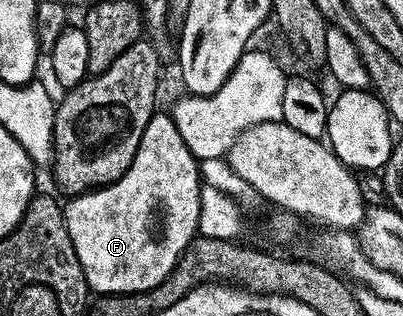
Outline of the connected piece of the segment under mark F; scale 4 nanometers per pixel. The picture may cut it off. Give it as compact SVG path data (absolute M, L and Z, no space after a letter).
M163 111L156 112L155 116L149 119L149 123L141 135L141 143L137 147L137 155L133 155L133 163L125 171L125 175L121 175L121 179L117 179L112 185L105 185L101 189L93 189L86 193L72 196L69 200L71 202L66 202L63 210L65 223L69 231L69 239L73 239L73 251L77 251L77 259L85 271L88 290L95 295L145 292L162 283L173 271L180 255L185 251L186 245L197 236L199 212L201 211L200 188L199 162L195 160L195 156L191 154L189 147L185 147L185 139L181 139L181 135L177 131L174 116L167 114L166 117Z

